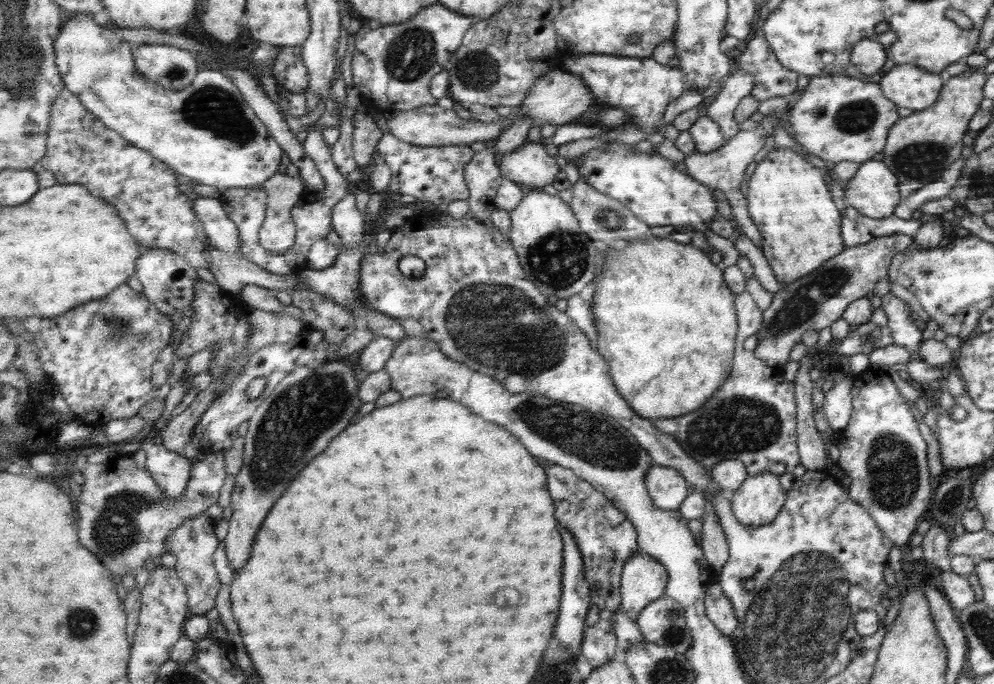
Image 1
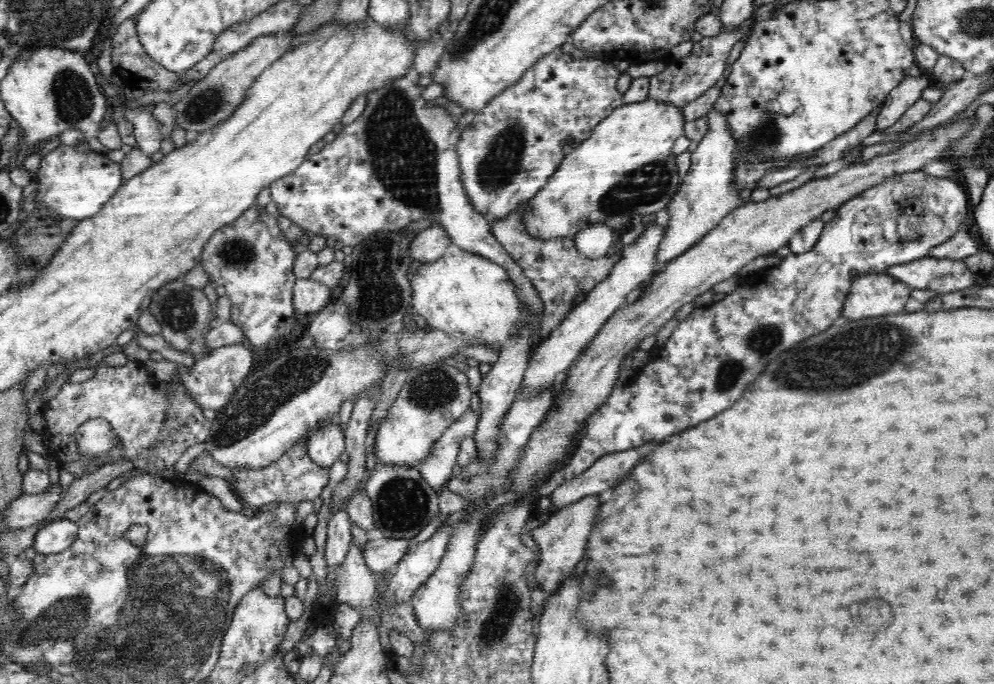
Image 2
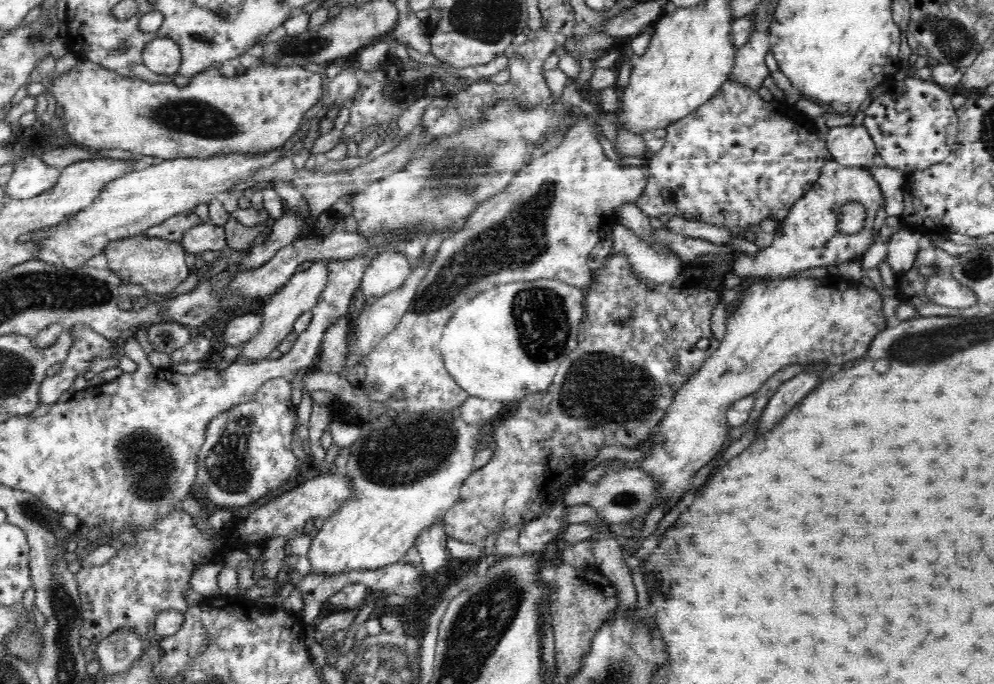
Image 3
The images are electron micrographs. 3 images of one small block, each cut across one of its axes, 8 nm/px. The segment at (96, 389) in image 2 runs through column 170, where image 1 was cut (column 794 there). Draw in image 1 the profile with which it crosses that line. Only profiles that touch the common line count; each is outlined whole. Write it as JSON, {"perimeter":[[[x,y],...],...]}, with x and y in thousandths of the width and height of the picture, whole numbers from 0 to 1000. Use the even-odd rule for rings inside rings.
{"perimeter":[[[745,427],[739,433],[739,456],[741,456],[741,494],[739,494],[739,512],[737,512],[737,538],[731,550],[731,556],[719,570],[719,576],[701,599],[679,608],[679,611],[663,611],[657,614],[657,626],[663,632],[677,637],[679,646],[695,667],[701,678],[707,678],[711,687],[719,681],[725,673],[743,673],[749,681],[752,696],[758,696],[762,690],[778,690],[782,696],[790,690],[798,690],[798,684],[804,678],[804,661],[802,661],[802,594],[800,594],[800,561],[790,556],[786,547],[786,538],[774,538],[764,526],[758,515],[747,512],[747,497],[756,488],[762,488],[768,471],[768,456],[762,453],[762,447],[756,439],[754,427]]]}

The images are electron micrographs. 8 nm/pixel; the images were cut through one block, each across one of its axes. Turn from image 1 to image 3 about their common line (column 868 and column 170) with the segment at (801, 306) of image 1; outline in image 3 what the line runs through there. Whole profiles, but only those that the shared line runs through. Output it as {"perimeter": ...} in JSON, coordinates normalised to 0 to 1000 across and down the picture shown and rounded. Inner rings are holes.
{"perimeter":[[[133,345],[125,351],[113,351],[107,363],[105,371],[109,377],[111,395],[117,401],[119,412],[125,415],[139,415],[143,418],[149,430],[171,430],[175,427],[183,412],[189,409],[191,395],[187,386],[189,368],[181,354],[169,354],[161,348],[149,348],[149,345]]]}

